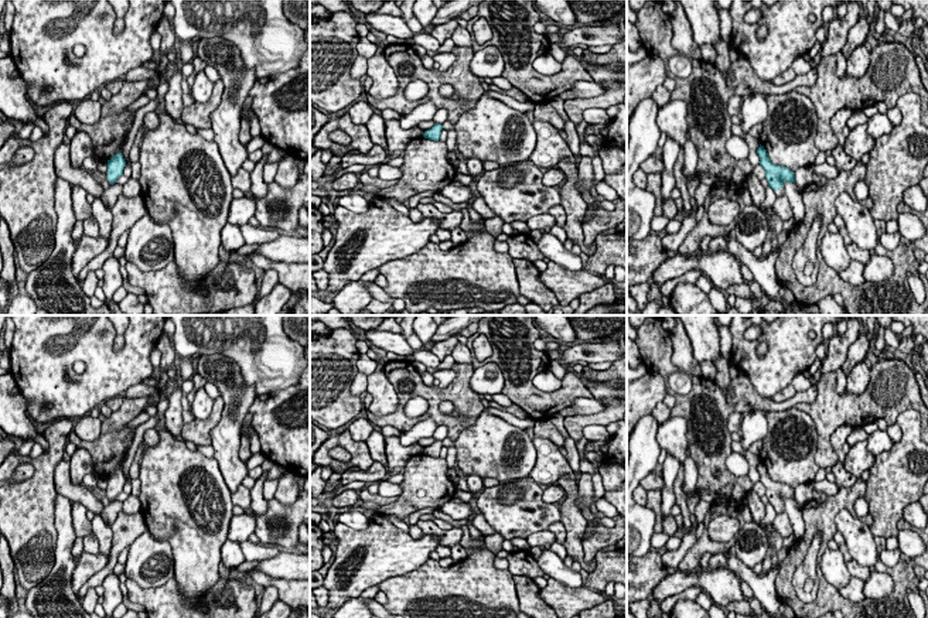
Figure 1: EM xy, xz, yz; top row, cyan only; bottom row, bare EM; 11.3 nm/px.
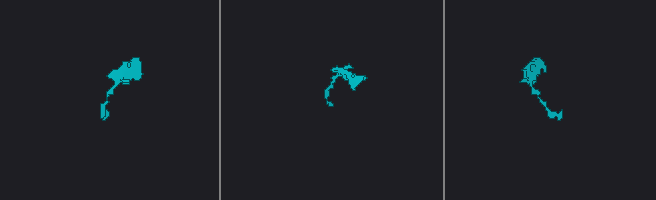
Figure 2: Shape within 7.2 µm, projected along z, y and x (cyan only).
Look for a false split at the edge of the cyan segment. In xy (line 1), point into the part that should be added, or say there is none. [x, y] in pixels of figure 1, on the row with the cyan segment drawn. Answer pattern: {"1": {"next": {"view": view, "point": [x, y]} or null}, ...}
{"1": {"next": null}}

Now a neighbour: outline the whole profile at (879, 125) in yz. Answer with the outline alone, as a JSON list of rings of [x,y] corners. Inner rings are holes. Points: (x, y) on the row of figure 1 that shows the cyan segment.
[[[876,113],[867,119],[867,133],[876,140],[884,134],[890,134],[894,129],[887,115]]]

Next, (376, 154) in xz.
[[[373,144],[373,147],[365,154],[356,150],[351,150],[342,156],[340,168],[348,168],[355,164],[366,165],[368,168],[376,167],[383,164],[386,156],[388,153],[385,148],[378,144]]]

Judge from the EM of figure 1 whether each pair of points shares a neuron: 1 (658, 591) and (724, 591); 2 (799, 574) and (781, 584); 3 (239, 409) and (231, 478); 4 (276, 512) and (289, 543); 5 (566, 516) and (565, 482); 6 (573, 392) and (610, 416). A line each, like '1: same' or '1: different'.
1: same
2: different
3: same
4: same
5: same
6: different

